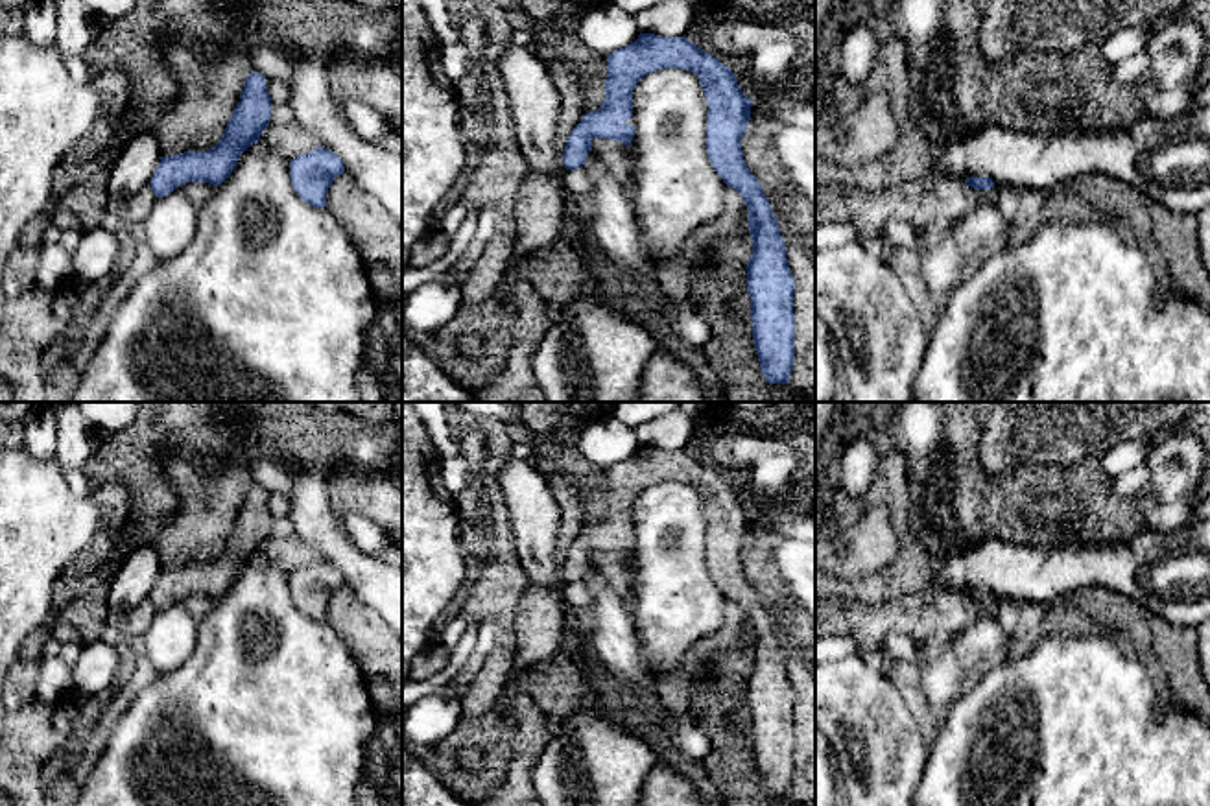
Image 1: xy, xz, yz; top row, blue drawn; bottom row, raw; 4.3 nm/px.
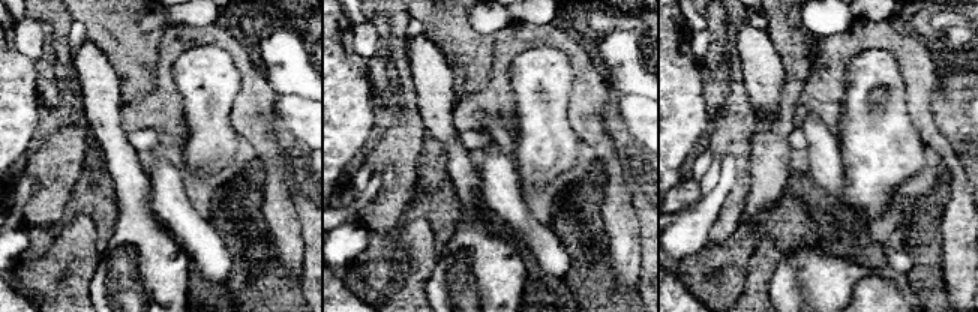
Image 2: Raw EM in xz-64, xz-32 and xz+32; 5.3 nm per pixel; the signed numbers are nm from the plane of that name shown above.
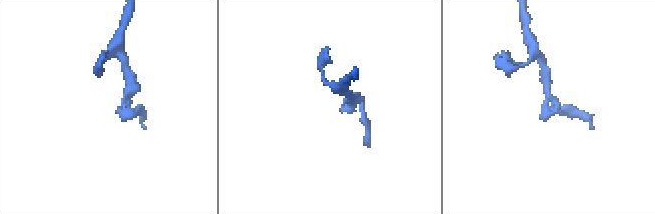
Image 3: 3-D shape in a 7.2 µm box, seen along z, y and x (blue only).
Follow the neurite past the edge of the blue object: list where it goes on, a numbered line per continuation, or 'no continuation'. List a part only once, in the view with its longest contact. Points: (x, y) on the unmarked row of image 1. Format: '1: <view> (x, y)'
no continuation

